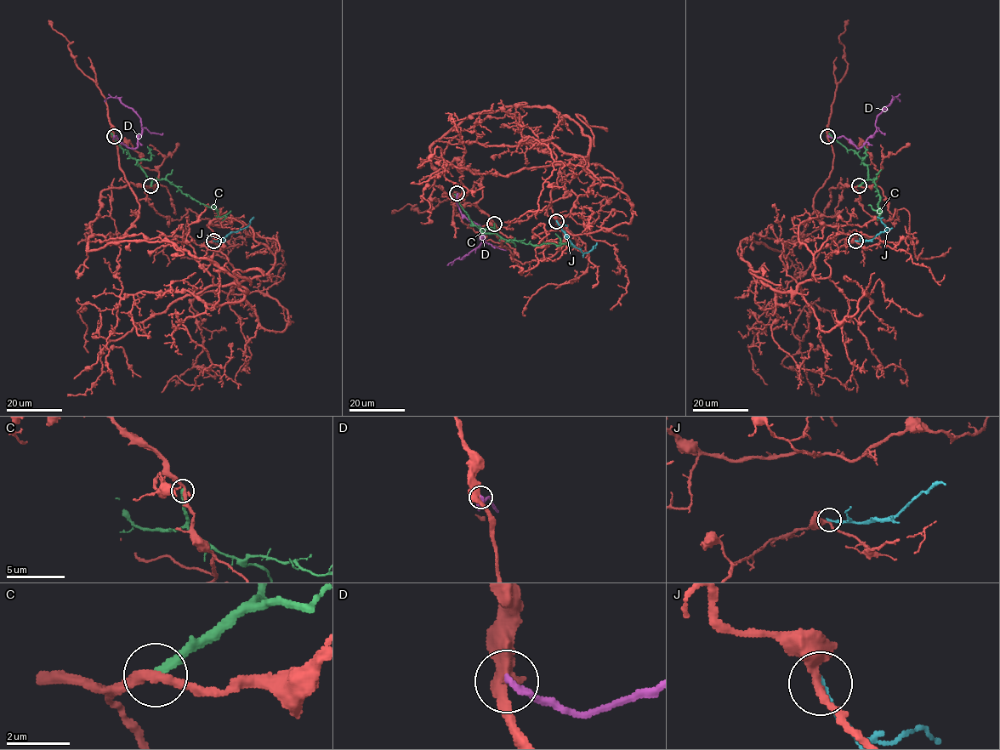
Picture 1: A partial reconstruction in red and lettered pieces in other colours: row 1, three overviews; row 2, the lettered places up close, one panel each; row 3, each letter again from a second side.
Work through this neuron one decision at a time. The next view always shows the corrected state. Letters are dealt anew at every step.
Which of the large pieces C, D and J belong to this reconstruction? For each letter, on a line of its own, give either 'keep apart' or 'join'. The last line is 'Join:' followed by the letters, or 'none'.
C: keep apart
D: keep apart
J: keep apart
Join: none

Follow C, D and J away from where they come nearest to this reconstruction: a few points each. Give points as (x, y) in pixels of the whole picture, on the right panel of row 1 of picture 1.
C: (859, 185), (869, 179), (875, 180), (880, 196), (878, 216), (881, 211)
D: (827, 136), (836, 139), (844, 136), (859, 149), (874, 133), (877, 117), (893, 98), (895, 96), (900, 101)
J: (855, 241), (872, 239), (888, 230), (877, 217)

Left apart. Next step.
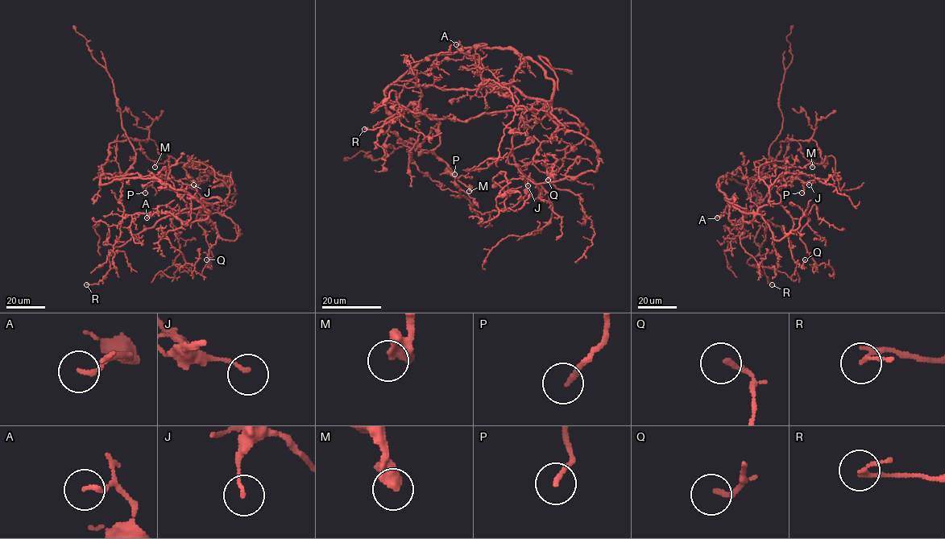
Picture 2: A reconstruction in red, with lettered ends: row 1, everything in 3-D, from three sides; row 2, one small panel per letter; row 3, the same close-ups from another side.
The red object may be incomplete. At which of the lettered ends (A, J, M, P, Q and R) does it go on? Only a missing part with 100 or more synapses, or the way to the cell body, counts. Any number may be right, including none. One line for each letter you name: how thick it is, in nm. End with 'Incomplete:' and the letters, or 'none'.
Incomplete: none

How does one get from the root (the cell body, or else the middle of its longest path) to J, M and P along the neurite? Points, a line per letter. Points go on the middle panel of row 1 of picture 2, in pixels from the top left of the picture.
J: (495, 48), (531, 59), (553, 81), (545, 109), (555, 137), (534, 136), (508, 155), (528, 185)
M: (495, 48), (474, 47), (462, 60), (441, 60), (386, 104), (387, 131), (440, 157), (469, 191)
P: (495, 48), (531, 59), (553, 81), (545, 109), (556, 134), (545, 142), (534, 136), (486, 167), (454, 174)

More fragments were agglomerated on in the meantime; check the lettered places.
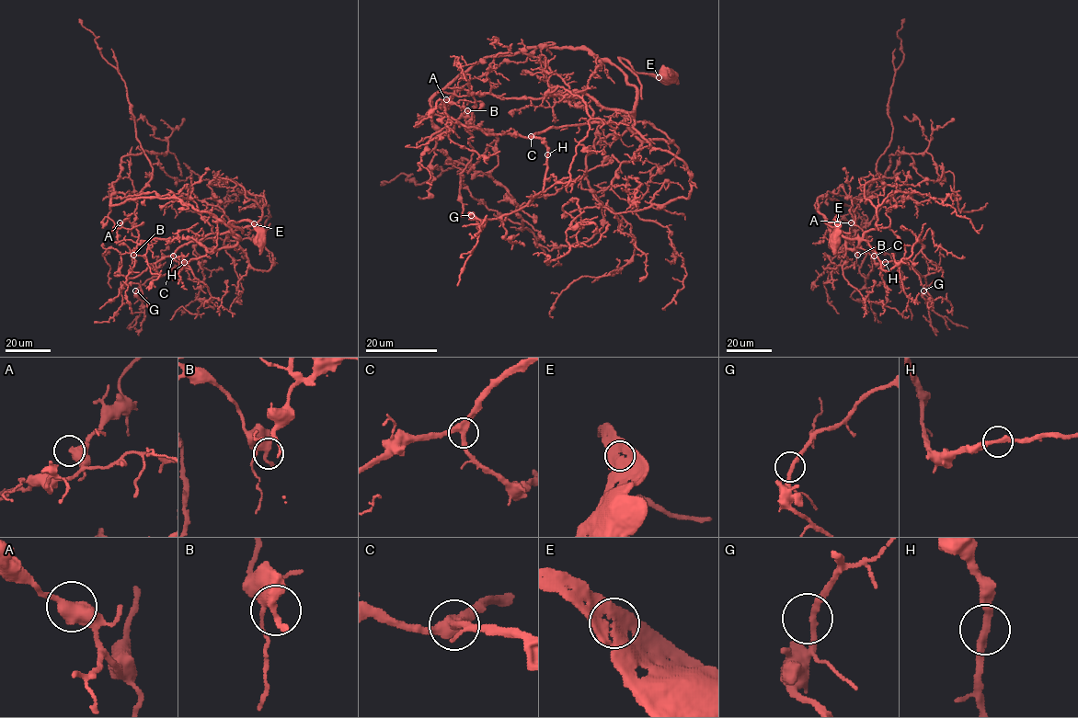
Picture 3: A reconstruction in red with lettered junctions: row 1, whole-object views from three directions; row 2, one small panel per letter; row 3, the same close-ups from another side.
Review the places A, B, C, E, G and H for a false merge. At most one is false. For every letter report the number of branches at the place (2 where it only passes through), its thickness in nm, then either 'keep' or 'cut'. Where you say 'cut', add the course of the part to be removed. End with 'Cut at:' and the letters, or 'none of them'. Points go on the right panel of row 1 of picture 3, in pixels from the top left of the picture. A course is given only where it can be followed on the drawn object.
A: 2 | 440 nm | keep
B: 3 | 360 nm | keep
C: 3 | 400 nm | keep
E: 2 | 360 nm | keep
G: 2 | 240 nm | keep
H: 2 | 280 nm | keep
Cut at: none of them

